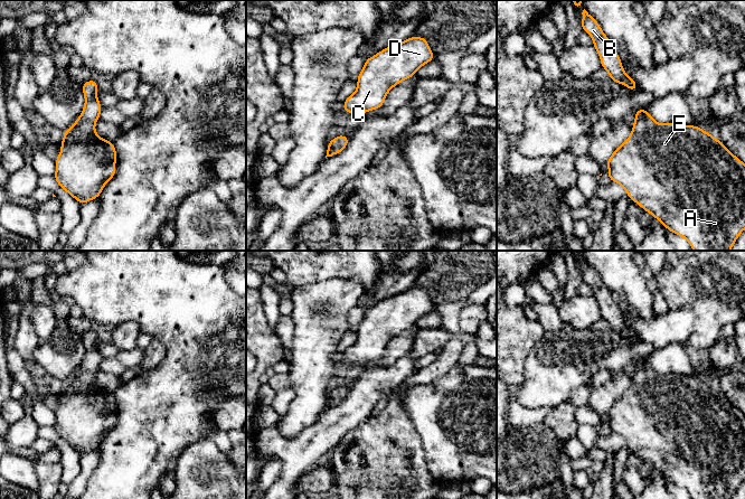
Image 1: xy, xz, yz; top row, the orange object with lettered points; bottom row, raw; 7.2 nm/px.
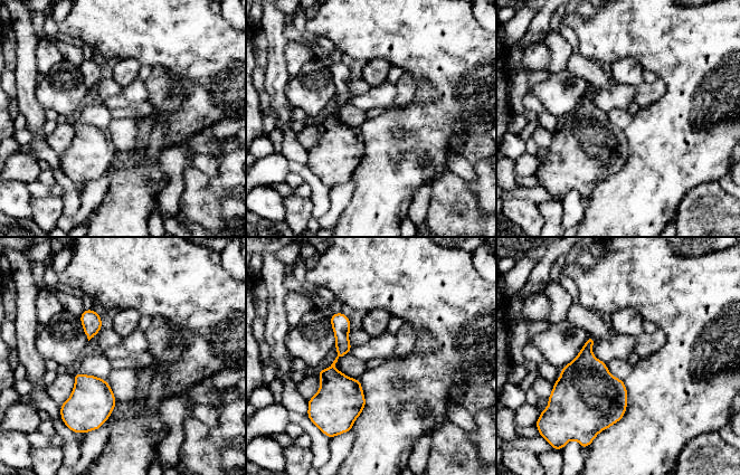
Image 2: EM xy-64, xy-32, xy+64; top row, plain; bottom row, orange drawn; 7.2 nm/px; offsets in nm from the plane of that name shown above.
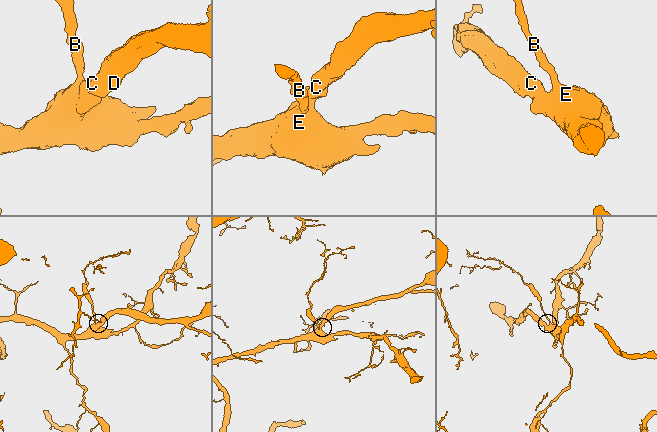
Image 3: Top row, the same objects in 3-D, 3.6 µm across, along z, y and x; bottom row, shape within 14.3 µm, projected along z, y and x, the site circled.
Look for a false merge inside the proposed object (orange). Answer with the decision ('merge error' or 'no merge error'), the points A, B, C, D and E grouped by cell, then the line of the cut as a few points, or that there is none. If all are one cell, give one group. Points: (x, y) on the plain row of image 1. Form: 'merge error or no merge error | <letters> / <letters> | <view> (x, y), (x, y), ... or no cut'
no merge error | A B C D E | no cut

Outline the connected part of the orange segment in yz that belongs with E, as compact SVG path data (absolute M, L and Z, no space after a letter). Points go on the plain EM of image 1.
M639 359L634 364L635 370L630 387L611 405L604 413L609 416L607 427L613 433L621 435L626 446L644 462L650 463L656 470L676 486L686 489L692 499L732 499L738 487L745 480L745 415L734 406L720 390L716 390L709 383L697 376L685 376L678 374L660 375L652 369L645 359Z

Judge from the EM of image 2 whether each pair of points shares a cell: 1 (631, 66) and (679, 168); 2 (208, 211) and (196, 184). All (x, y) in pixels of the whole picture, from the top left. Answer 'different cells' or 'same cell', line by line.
1: different cells
2: same cell

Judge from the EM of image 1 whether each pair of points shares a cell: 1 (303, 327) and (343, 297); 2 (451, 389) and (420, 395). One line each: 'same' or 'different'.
1: same
2: same

